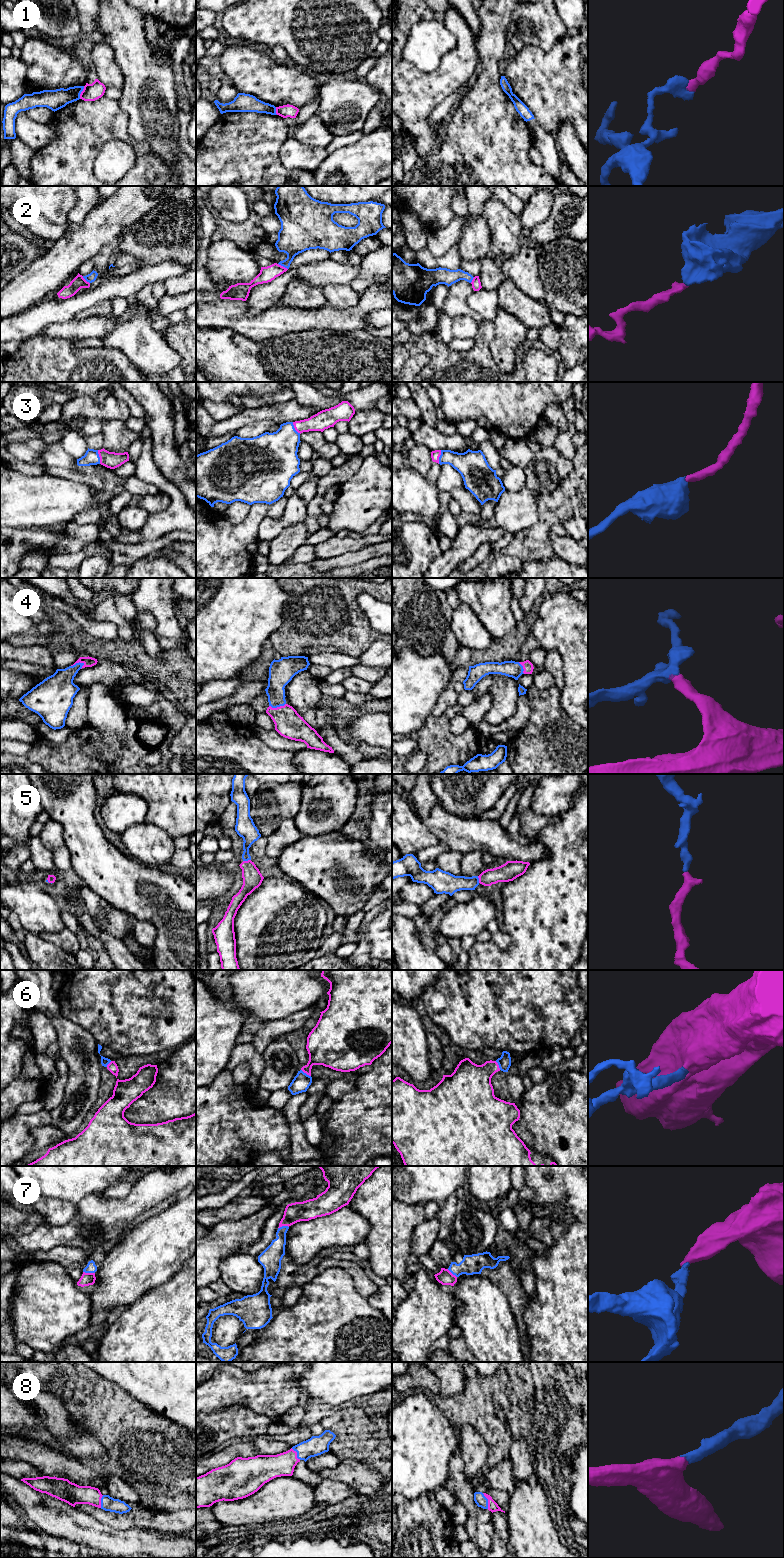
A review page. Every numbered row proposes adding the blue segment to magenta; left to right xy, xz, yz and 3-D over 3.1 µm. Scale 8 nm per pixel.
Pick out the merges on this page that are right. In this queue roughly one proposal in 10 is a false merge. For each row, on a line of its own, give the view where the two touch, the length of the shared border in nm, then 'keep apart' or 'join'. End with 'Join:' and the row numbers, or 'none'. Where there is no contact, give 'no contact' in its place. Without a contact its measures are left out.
1: meets magenta in xy; contact 110 nm long; join
2: meets magenta in xz; contact 90 nm long; keep apart
3: meets magenta in xy; contact 110 nm long; join
4: meets magenta in xy; contact 110 nm long; join
5: meets magenta in xz; contact 70 nm long; join
6: meets magenta in xz; contact 100 nm long; join
7: meets magenta in xy; contact 100 nm long; join
8: meets magenta in yz; contact 140 nm long; join
Join: 1, 3, 4, 5, 6, 7, 8

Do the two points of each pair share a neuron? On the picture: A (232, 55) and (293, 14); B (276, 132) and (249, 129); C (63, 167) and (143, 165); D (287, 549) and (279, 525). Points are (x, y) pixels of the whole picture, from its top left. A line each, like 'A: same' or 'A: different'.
A: different
B: same
C: same
D: different

